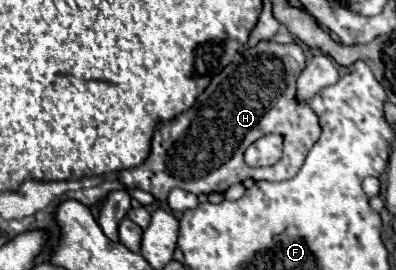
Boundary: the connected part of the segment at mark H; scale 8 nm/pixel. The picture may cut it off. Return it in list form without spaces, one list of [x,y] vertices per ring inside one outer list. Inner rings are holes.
[[[267,40],[265,44],[261,42],[255,48],[249,48],[245,52],[245,62],[239,68],[227,68],[221,74],[217,74],[207,90],[199,96],[199,100],[193,104],[195,108],[189,108],[187,112],[175,116],[171,122],[161,122],[155,128],[155,138],[153,138],[153,148],[149,158],[133,168],[133,170],[121,170],[117,178],[129,186],[129,188],[139,188],[155,196],[159,204],[167,202],[167,196],[173,188],[183,188],[193,194],[211,194],[211,192],[225,192],[229,186],[239,184],[247,178],[259,182],[259,180],[269,180],[269,182],[281,182],[293,178],[307,152],[311,146],[317,142],[321,134],[321,124],[319,120],[311,120],[311,110],[309,106],[301,104],[295,94],[297,94],[297,74],[305,68],[305,54],[297,44],[277,44],[273,40]],[[267,134],[279,134],[283,138],[283,156],[275,166],[269,168],[251,168],[243,160],[243,152],[247,146],[257,142],[259,138]]]

